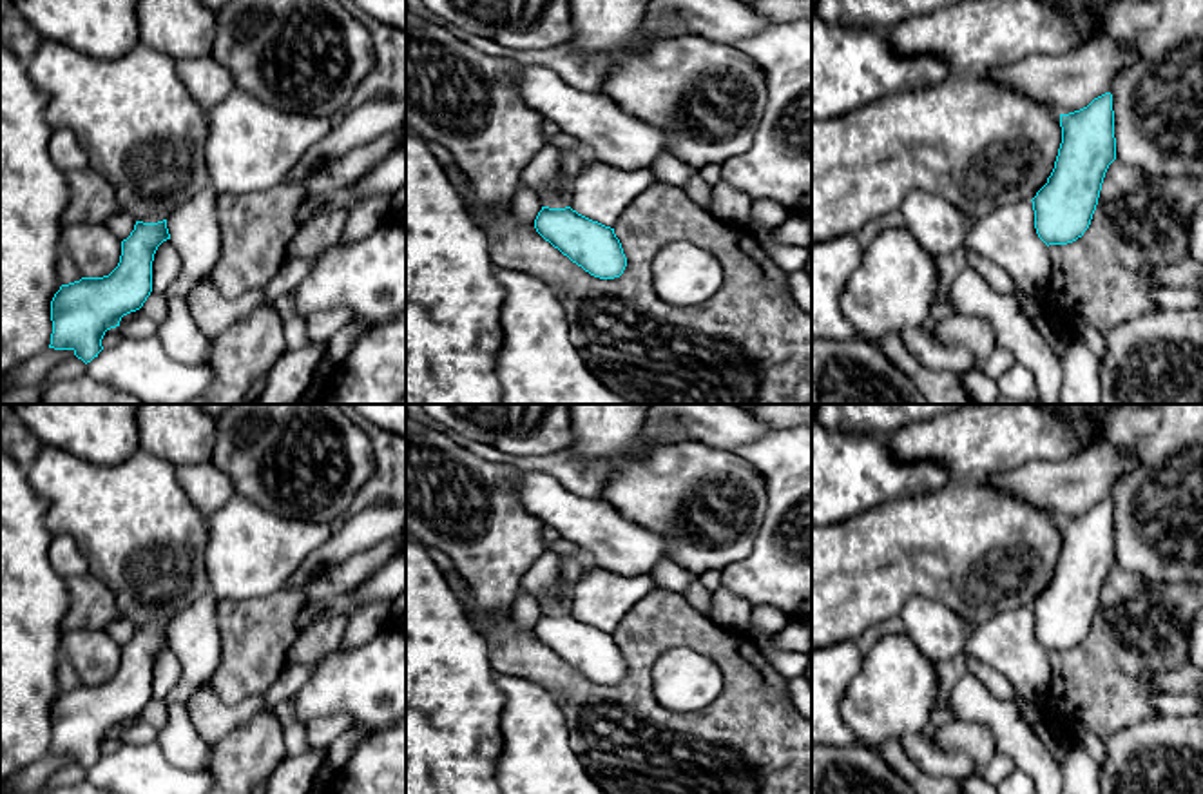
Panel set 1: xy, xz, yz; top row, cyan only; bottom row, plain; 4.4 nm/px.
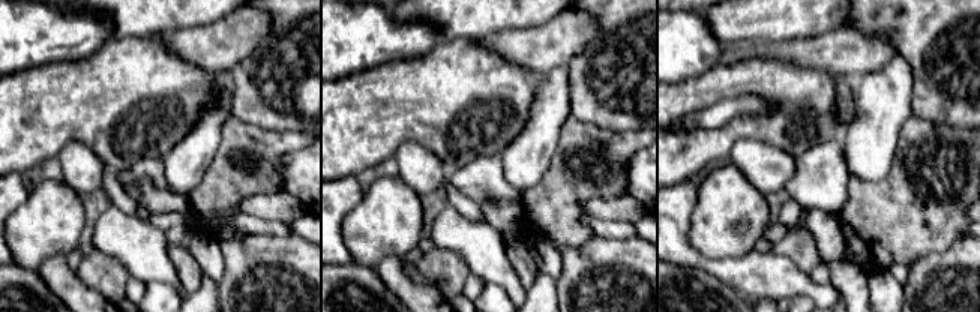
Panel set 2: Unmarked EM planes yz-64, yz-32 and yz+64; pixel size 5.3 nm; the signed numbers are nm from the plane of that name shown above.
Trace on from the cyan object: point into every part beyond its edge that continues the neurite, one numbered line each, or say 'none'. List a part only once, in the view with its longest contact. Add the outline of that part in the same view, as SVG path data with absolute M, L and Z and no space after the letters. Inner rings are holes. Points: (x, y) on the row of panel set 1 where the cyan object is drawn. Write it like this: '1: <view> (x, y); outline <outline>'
none

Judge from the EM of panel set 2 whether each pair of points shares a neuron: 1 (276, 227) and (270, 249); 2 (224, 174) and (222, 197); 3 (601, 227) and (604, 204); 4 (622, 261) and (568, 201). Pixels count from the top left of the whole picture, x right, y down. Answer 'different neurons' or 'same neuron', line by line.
1: different neurons
2: same neuron
3: different neurons
4: different neurons

